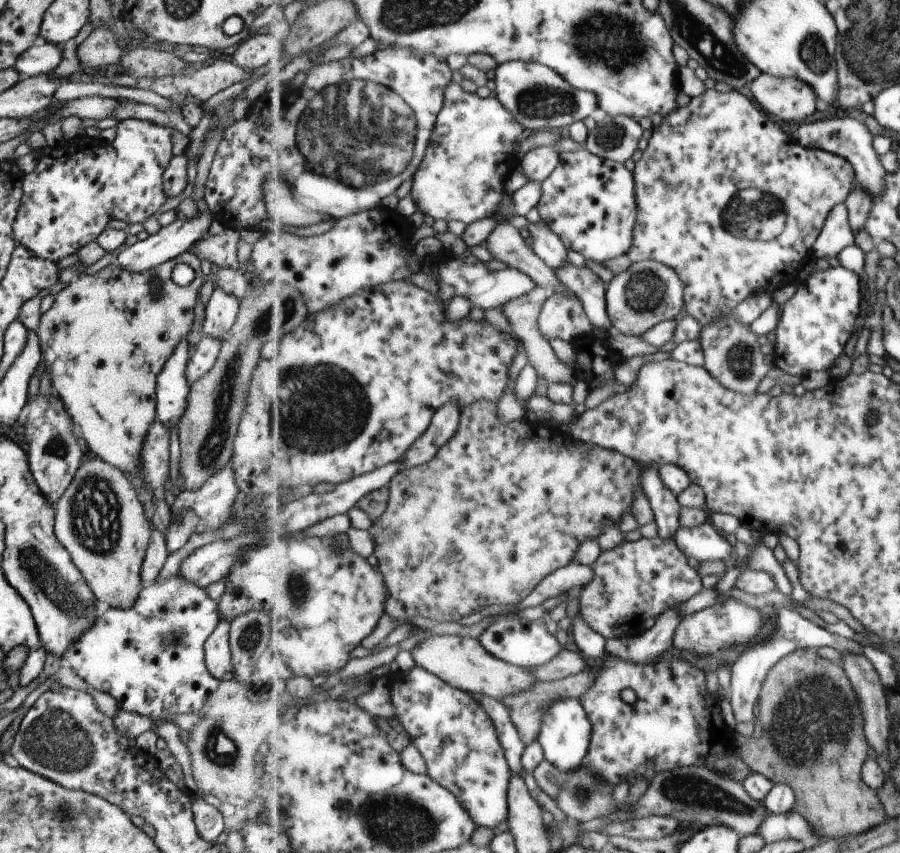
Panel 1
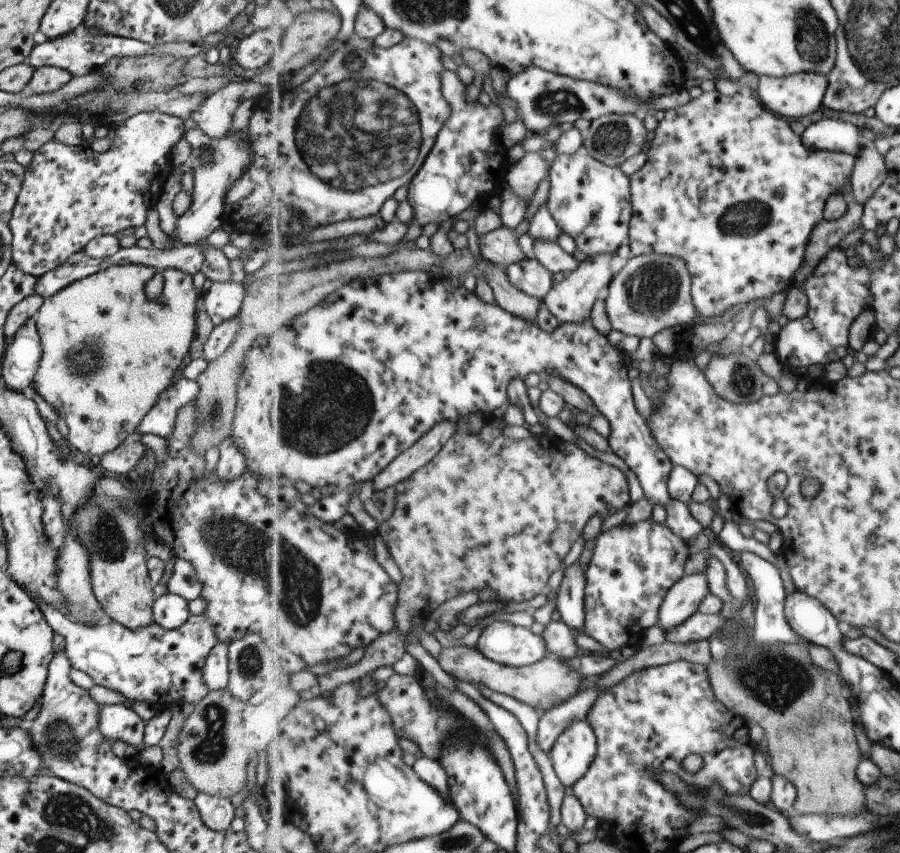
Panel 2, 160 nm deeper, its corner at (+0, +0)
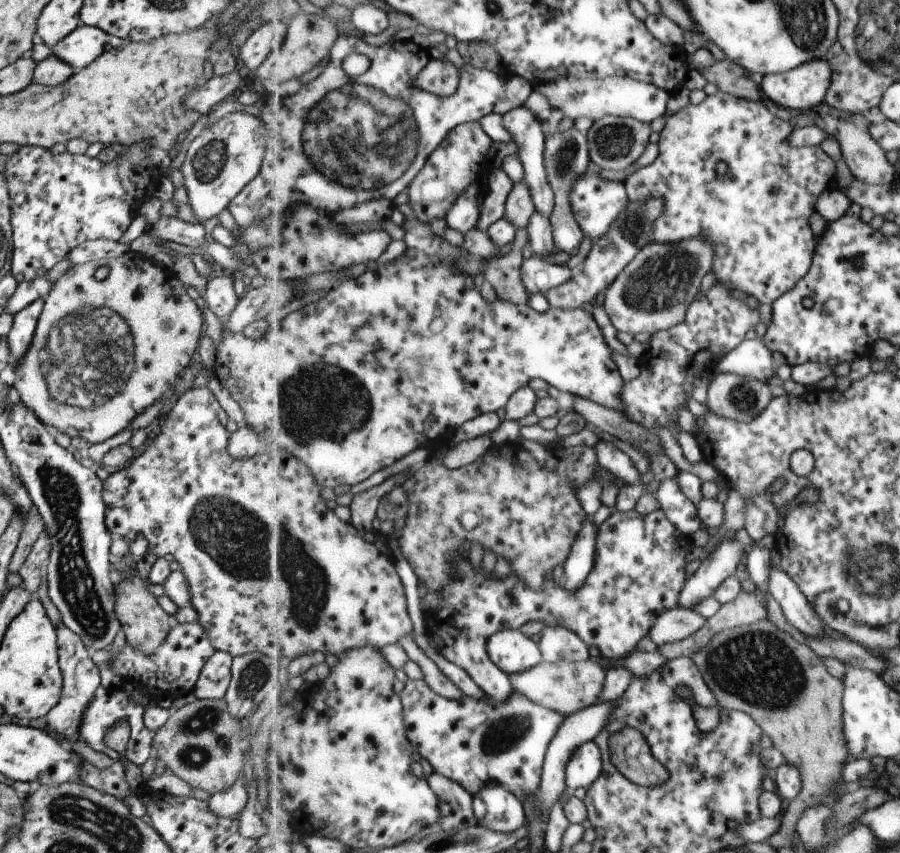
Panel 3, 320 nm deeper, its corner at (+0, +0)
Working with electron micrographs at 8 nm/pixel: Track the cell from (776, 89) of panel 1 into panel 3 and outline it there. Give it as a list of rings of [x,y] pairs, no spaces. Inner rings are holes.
[[[826,59],[816,60],[815,62],[807,62],[795,70],[785,72],[785,74],[767,75],[761,88],[763,94],[777,105],[784,107],[791,113],[797,113],[800,110],[815,108],[817,104],[821,104],[827,96],[831,84],[833,82],[833,71],[830,63]]]

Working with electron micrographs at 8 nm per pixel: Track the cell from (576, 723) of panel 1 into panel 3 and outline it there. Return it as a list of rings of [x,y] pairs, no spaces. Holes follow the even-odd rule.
[[[585,742],[575,750],[571,762],[565,768],[567,788],[573,792],[579,788],[589,788],[598,782],[603,772],[601,750],[595,742]]]

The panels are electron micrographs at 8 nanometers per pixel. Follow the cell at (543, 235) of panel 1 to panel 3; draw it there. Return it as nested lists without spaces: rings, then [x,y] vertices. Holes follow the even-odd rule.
[[[519,106],[510,112],[503,115],[505,122],[505,128],[513,134],[513,141],[519,144],[518,156],[524,166],[525,181],[527,186],[530,187],[531,195],[533,196],[536,211],[543,216],[549,216],[551,218],[553,214],[553,208],[555,208],[555,190],[549,183],[546,161],[545,161],[545,148],[546,138],[543,136],[543,128],[541,128],[541,121],[537,119],[537,116],[525,108],[525,106]]]

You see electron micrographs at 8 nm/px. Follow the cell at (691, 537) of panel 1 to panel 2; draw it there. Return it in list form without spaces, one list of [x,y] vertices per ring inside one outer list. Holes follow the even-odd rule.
[[[673,498],[668,507],[665,523],[675,534],[686,541],[699,536],[701,532],[708,533],[708,529],[693,516],[690,506]]]

